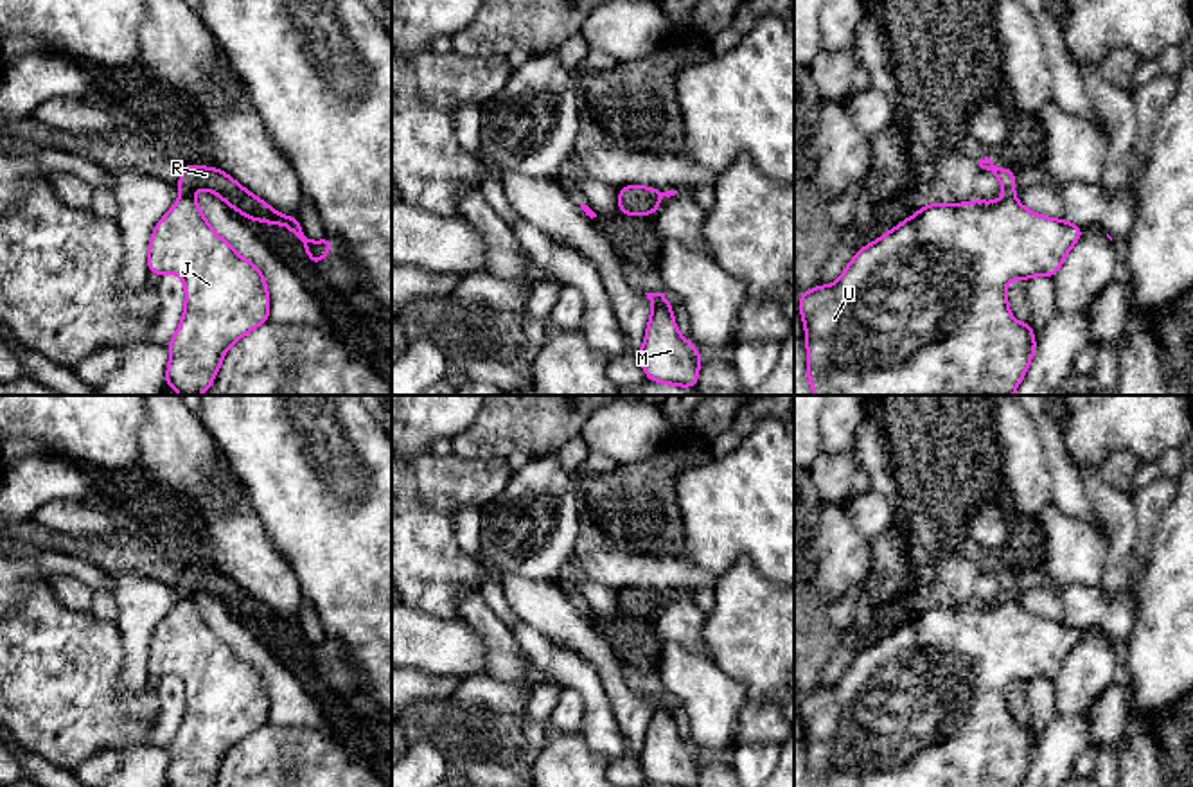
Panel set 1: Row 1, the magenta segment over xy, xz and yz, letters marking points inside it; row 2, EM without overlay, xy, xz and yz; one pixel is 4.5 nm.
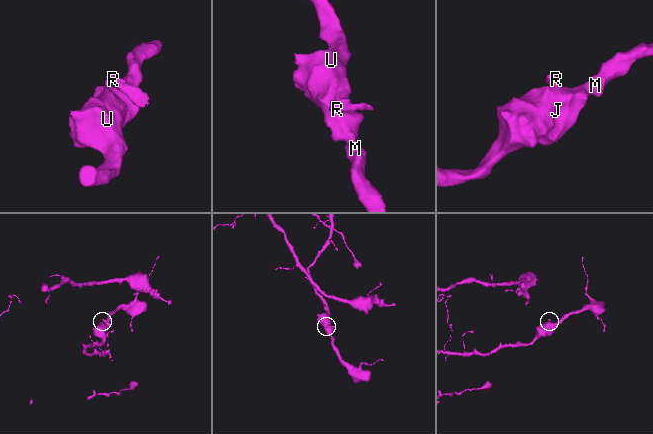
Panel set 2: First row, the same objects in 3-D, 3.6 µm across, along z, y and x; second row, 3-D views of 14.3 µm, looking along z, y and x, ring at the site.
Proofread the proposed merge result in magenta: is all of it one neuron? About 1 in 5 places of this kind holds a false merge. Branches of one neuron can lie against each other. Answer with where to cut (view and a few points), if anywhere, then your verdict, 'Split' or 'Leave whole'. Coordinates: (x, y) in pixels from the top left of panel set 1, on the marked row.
Split along xy (182, 193), (189, 194). Split

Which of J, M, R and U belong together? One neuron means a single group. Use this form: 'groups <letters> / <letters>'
groups J M U / R

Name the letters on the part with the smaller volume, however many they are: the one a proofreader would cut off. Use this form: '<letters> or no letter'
R

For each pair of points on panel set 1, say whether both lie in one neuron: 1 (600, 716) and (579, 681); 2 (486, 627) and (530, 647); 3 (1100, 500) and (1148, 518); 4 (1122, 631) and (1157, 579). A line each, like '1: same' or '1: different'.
1: same
2: different
3: different
4: different

